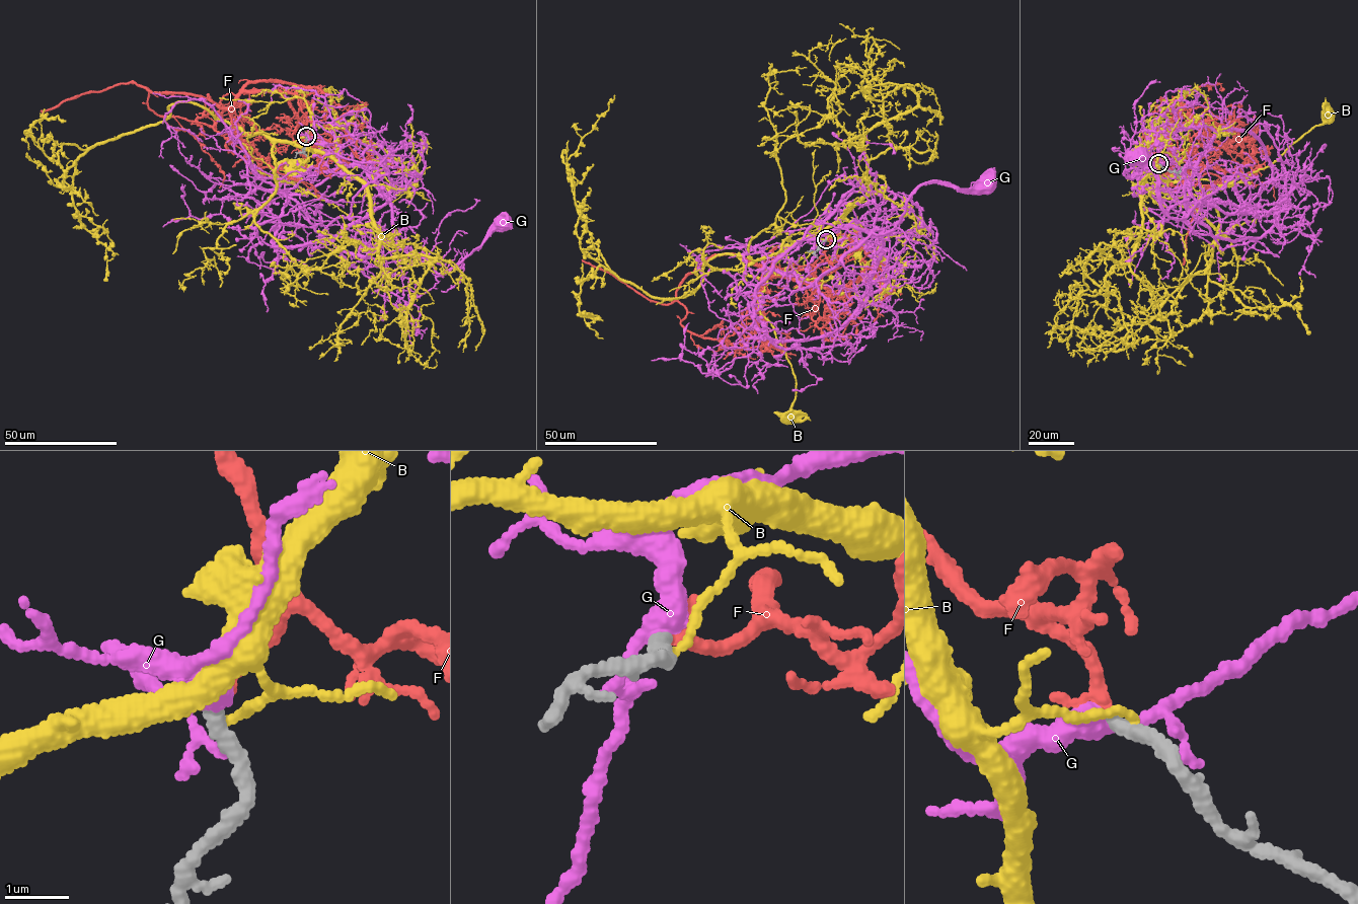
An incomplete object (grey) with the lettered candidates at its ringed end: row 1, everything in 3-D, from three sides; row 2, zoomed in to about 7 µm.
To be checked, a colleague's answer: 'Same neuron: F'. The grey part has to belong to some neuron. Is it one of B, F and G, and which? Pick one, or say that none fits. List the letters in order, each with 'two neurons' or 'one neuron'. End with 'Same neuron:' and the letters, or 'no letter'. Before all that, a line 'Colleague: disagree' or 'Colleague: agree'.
Colleague: agree
B: two neurons
F: one neuron
G: two neurons
Same neuron: F

